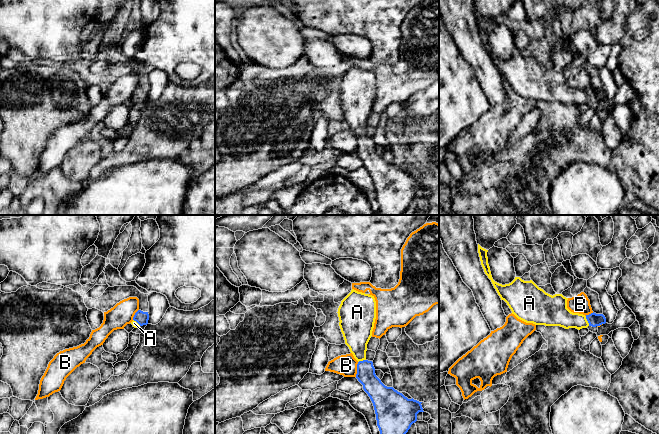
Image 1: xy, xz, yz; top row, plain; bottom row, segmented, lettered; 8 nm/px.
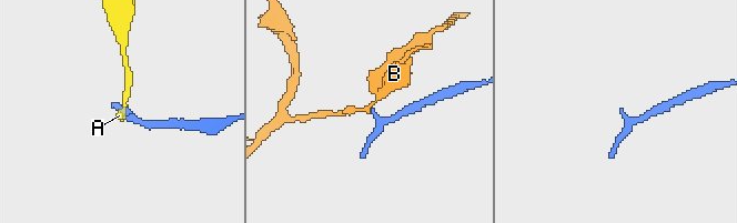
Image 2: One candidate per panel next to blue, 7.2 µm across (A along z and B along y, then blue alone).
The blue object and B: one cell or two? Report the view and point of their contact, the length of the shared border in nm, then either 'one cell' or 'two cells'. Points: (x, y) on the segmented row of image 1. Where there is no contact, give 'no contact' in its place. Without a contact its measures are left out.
contact xz (357, 369); length 120 nm; two cells

